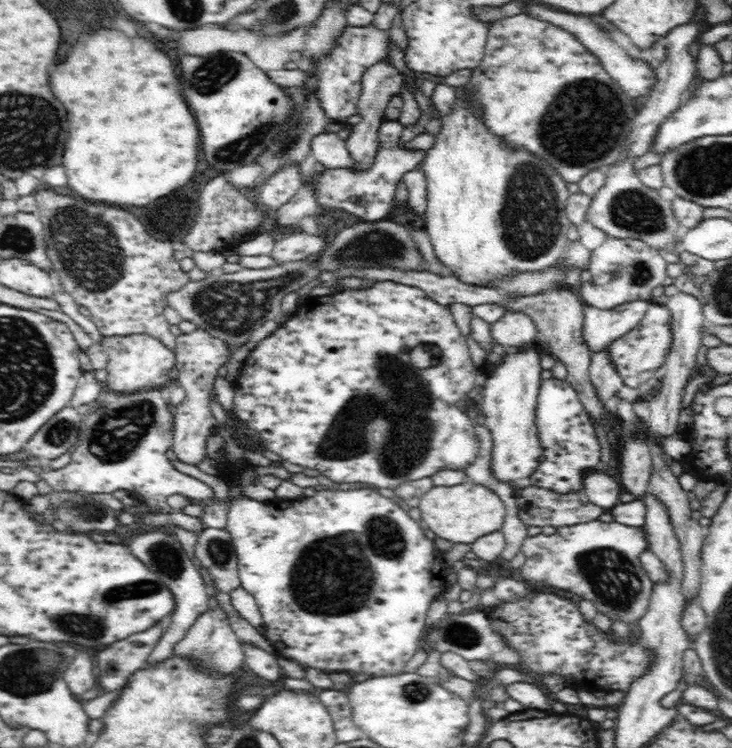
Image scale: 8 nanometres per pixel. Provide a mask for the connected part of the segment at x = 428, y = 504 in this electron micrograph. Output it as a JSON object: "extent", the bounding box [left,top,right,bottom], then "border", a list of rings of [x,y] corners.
{"extent":[417,481,507,544],"border":[[[469,481],[451,487],[434,485],[417,502],[424,524],[436,536],[456,544],[472,544],[480,536],[500,530],[507,513],[504,501],[491,489]]]}

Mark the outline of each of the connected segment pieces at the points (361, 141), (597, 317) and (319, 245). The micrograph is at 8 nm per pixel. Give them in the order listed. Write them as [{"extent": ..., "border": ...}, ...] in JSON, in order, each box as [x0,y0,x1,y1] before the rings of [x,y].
[{"extent":[345,60,404,172],"border":[[[380,60],[365,70],[358,100],[358,113],[360,113],[362,120],[354,125],[348,139],[345,140],[353,160],[352,172],[364,172],[372,168],[377,158],[379,128],[384,122],[384,110],[386,110],[392,96],[398,95],[401,91],[403,78],[404,75],[390,64],[390,60]]]},{"extent":[583,300,651,354],"border":[[[640,300],[619,304],[608,310],[584,304],[583,340],[586,340],[592,354],[634,330],[642,322],[650,306],[651,301]]]},{"extent":[271,230,327,264],"border":[[[303,230],[283,236],[274,246],[271,253],[272,259],[276,264],[284,264],[304,260],[310,255],[318,256],[327,246],[325,238],[317,234],[306,234]]]}]

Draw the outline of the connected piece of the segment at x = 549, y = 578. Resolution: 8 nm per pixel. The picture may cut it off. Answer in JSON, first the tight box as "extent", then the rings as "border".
{"extent":[520,519,654,624],"border":[[[598,519],[576,526],[560,526],[552,535],[540,533],[523,540],[522,552],[526,556],[526,562],[520,568],[520,574],[528,584],[550,586],[594,602],[596,612],[608,616],[612,622],[620,620],[626,624],[638,624],[640,617],[644,616],[644,608],[648,608],[649,593],[652,592],[654,584],[640,563],[640,554],[648,548],[643,527],[626,526],[619,522],[602,522]]]}

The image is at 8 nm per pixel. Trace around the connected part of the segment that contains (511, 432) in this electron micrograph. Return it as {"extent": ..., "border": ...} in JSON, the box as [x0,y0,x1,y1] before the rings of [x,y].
{"extent":[480,350,543,485],"border":[[[536,350],[505,354],[480,390],[480,412],[484,415],[484,426],[493,438],[491,469],[500,482],[508,485],[528,477],[540,461],[541,446],[535,423],[538,388],[543,381],[540,364]]]}

